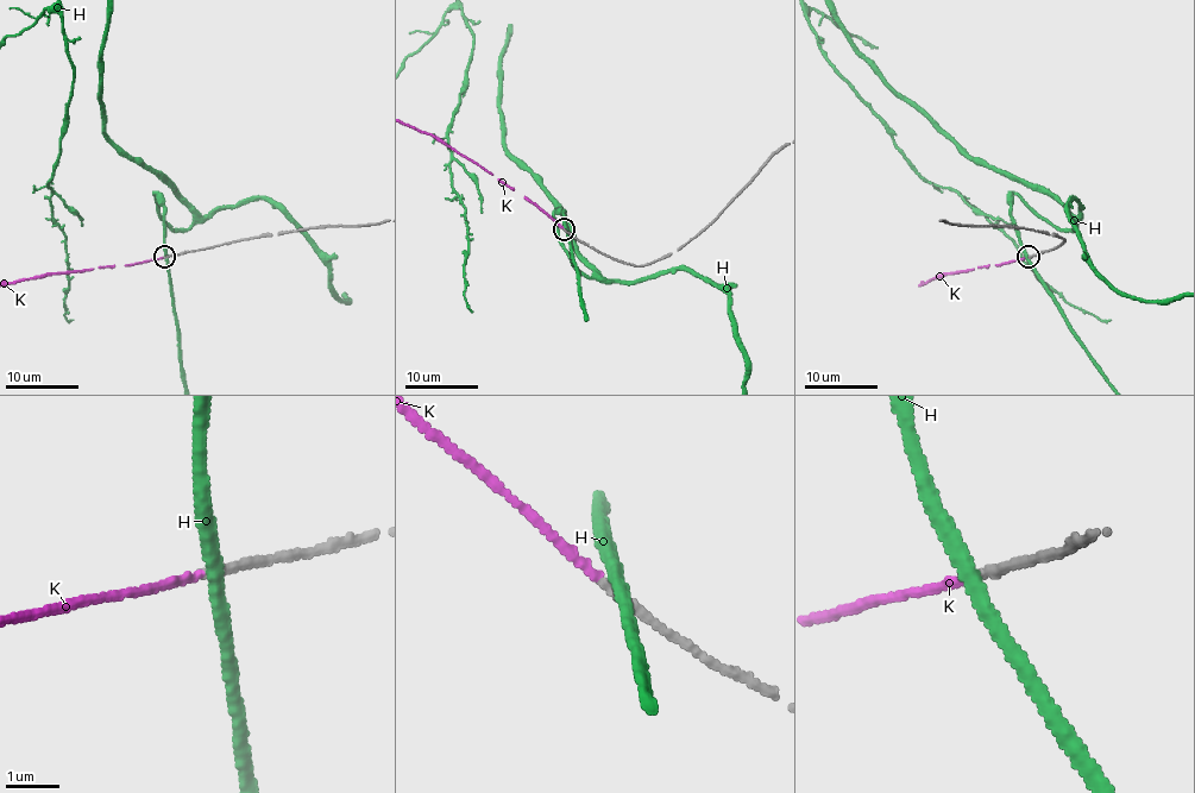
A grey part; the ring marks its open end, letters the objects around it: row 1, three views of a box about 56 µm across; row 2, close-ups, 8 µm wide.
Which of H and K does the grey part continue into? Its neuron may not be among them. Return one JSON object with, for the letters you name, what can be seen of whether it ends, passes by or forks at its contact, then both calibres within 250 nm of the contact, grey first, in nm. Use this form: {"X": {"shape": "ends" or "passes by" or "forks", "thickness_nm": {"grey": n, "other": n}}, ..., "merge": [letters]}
{"K": {"shape": "ends", "thickness_nm": {"grey": 160, "other": 140}}, "merge": ["K"]}

